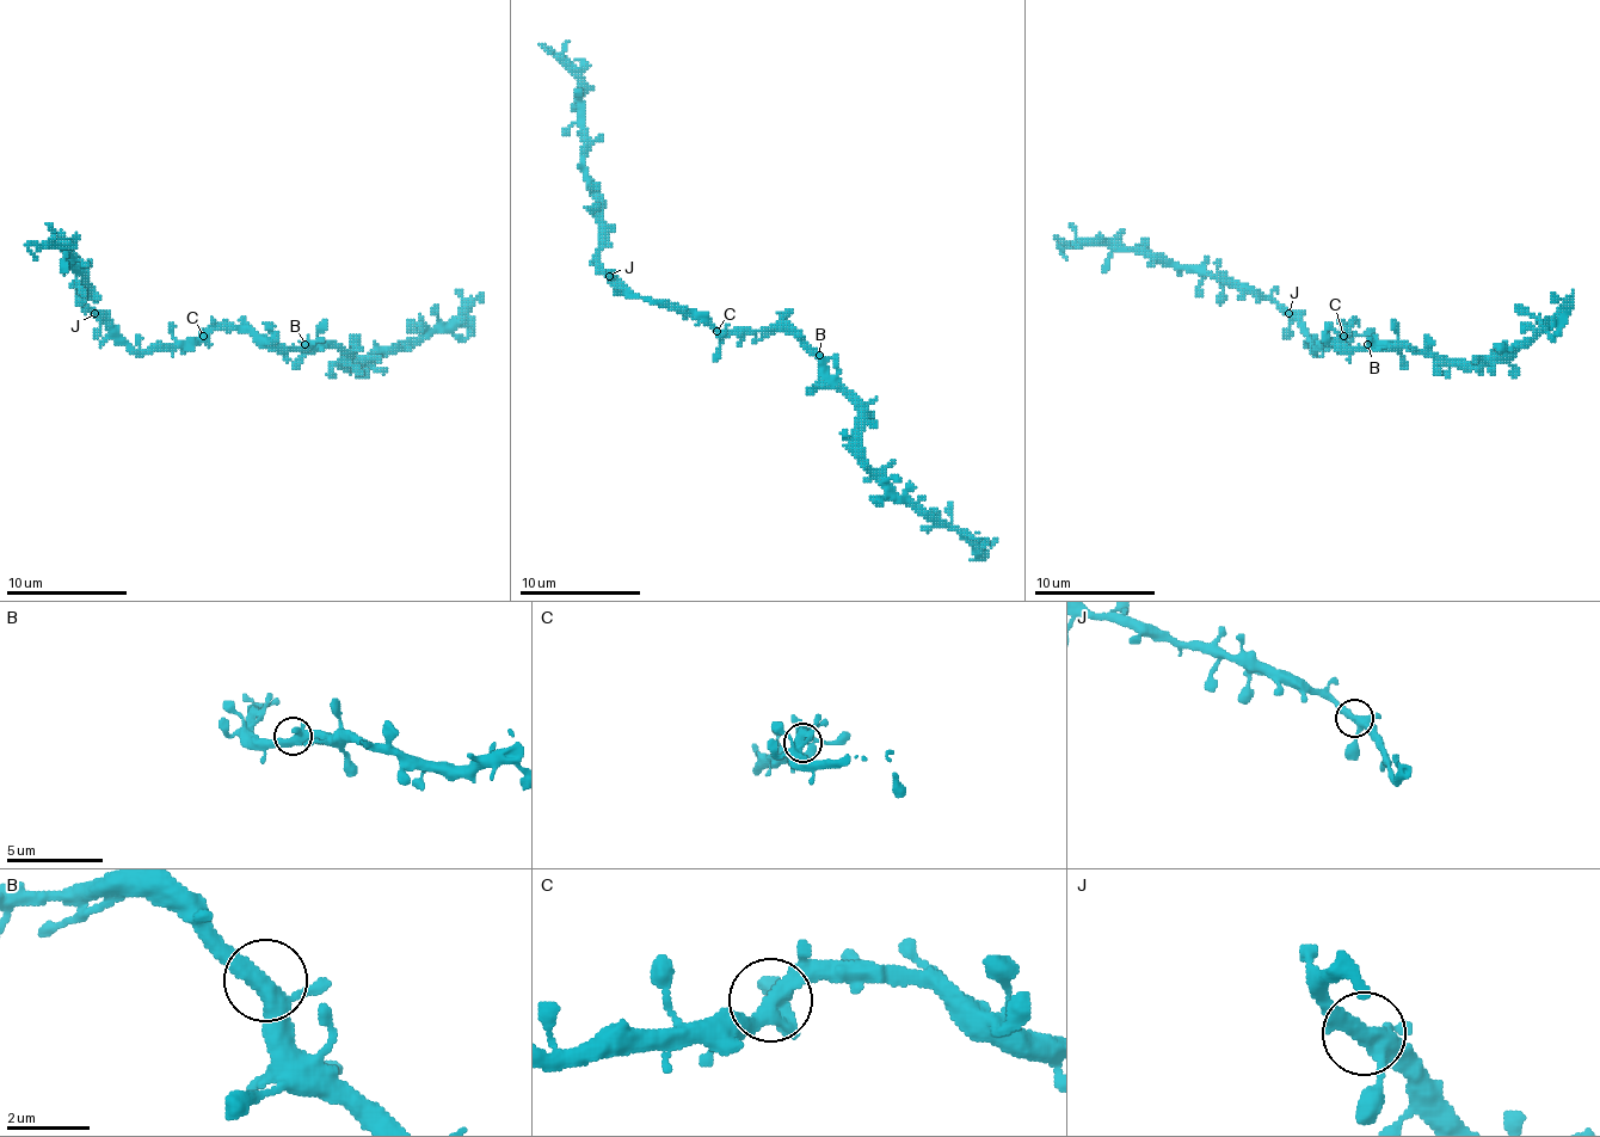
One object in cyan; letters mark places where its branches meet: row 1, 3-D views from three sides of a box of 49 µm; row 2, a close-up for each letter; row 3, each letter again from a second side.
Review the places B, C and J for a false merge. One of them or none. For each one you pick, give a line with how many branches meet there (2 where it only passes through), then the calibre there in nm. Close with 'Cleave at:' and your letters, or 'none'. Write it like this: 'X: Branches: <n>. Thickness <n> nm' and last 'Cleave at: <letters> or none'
Cleave at: none

